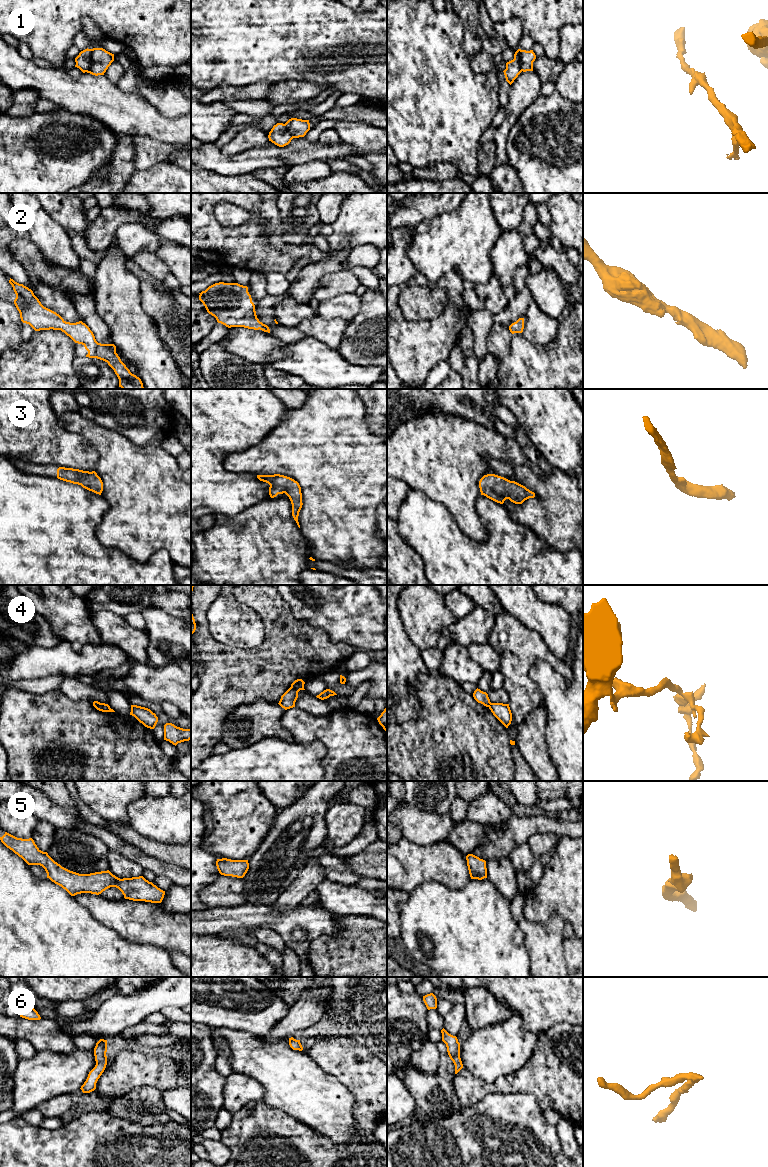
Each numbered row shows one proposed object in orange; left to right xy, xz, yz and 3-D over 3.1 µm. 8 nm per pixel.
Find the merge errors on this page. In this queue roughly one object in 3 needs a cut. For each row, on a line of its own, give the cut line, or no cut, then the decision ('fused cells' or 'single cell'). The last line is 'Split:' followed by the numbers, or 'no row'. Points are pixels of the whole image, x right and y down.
1: xy (92, 49), (89, 68), (86, 71) | fused cells
2: no cut | single cell
3: no cut | single cell
4: xz (290, 687), (303, 688) | fused cells
5: no cut | single cell
6: no cut | single cell
Split: 1, 4

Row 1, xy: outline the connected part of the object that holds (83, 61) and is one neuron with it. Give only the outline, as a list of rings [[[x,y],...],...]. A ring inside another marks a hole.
[[[85,49],[75,58],[75,67],[79,68],[83,73],[87,72],[91,65],[92,49]]]

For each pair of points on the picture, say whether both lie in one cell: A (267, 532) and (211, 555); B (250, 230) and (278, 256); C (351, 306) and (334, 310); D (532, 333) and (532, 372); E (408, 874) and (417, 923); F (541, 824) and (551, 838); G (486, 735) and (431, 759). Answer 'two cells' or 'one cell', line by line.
A: one cell
B: one cell
C: one cell
D: two cells
E: two cells
F: two cells
G: one cell

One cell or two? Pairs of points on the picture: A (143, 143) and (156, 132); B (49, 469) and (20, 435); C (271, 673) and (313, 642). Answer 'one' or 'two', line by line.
A: two
B: two
C: one

